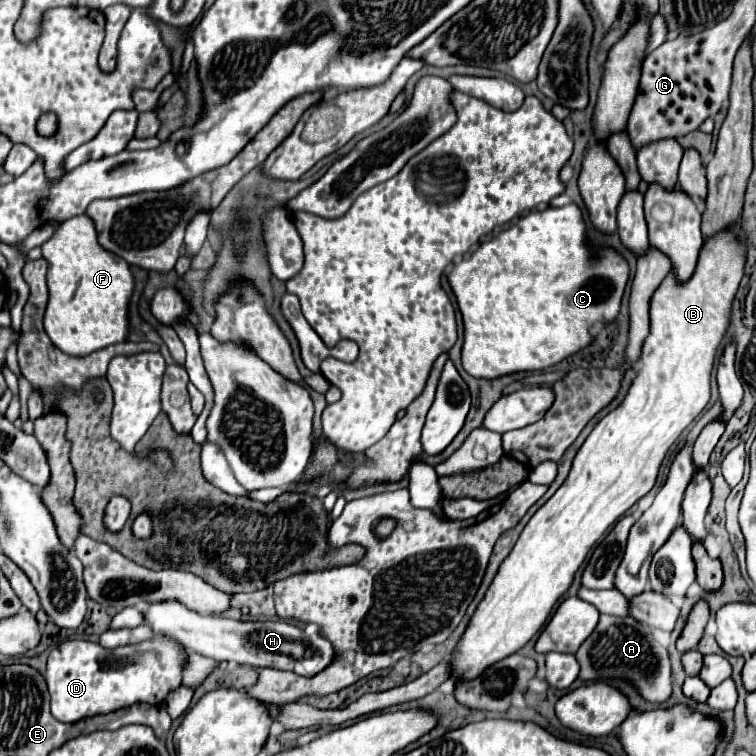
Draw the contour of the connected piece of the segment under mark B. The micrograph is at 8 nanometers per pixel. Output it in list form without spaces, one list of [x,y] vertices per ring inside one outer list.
[[[739,233],[737,237],[733,237],[733,241],[713,241],[713,245],[703,245],[697,273],[693,273],[685,289],[677,289],[677,285],[673,285],[673,277],[665,277],[665,281],[659,285],[651,301],[651,333],[645,339],[641,351],[641,369],[625,401],[597,423],[597,427],[585,439],[583,447],[577,451],[565,483],[525,525],[513,551],[507,555],[499,573],[495,575],[485,599],[479,603],[475,615],[471,617],[469,629],[453,651],[461,653],[461,657],[457,657],[455,679],[477,677],[477,673],[483,673],[491,663],[497,663],[501,661],[501,657],[509,657],[519,651],[545,623],[557,599],[569,589],[575,571],[581,567],[595,543],[611,525],[615,525],[619,517],[625,515],[625,511],[633,503],[637,503],[651,491],[667,449],[709,403],[709,377],[713,369],[715,349],[729,327],[731,303],[743,277],[745,251],[747,247],[739,239]]]

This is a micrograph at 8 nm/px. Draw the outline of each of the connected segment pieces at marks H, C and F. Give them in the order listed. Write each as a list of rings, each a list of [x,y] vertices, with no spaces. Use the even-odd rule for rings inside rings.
[[[177,601],[153,603],[145,611],[145,623],[153,627],[153,633],[165,633],[175,641],[181,641],[189,651],[211,657],[215,661],[229,661],[233,665],[247,667],[271,667],[281,671],[293,671],[303,677],[313,677],[327,669],[335,659],[333,643],[321,633],[303,637],[303,629],[287,621],[237,621],[219,615],[199,615]]]
[[[575,203],[529,213],[513,227],[483,241],[469,259],[459,261],[447,275],[463,315],[463,369],[473,377],[497,379],[521,371],[541,371],[563,361],[589,345],[593,339],[589,329],[595,323],[607,323],[617,317],[627,279],[627,261],[613,249],[605,249],[599,259],[591,259],[591,251],[585,245],[583,215]]]
[[[85,215],[65,221],[53,237],[41,245],[41,253],[49,265],[49,303],[45,309],[43,327],[53,345],[67,355],[81,357],[125,341],[127,303],[133,293],[133,275],[125,259],[101,249],[93,221]]]

